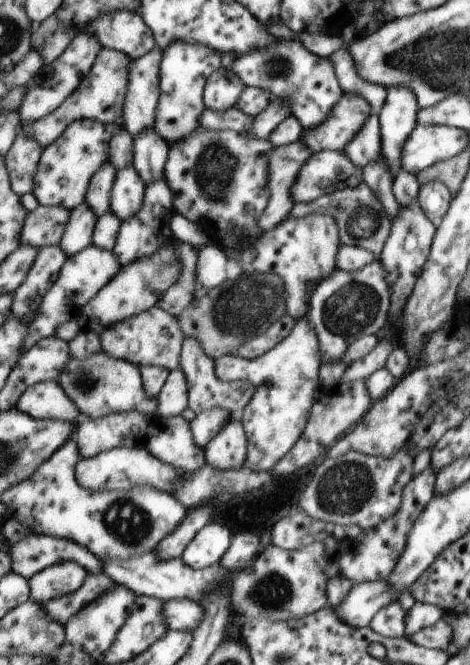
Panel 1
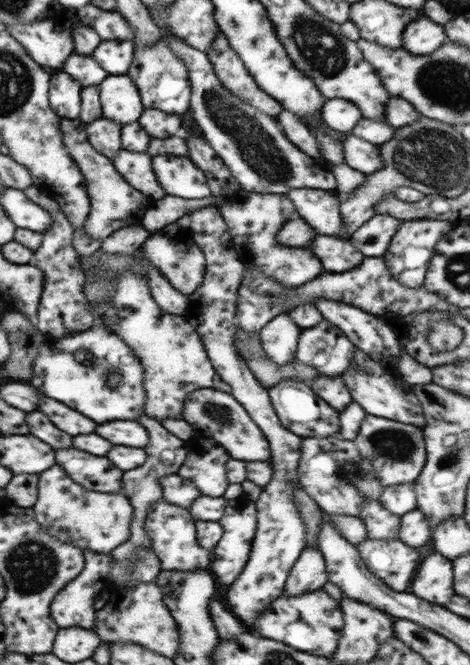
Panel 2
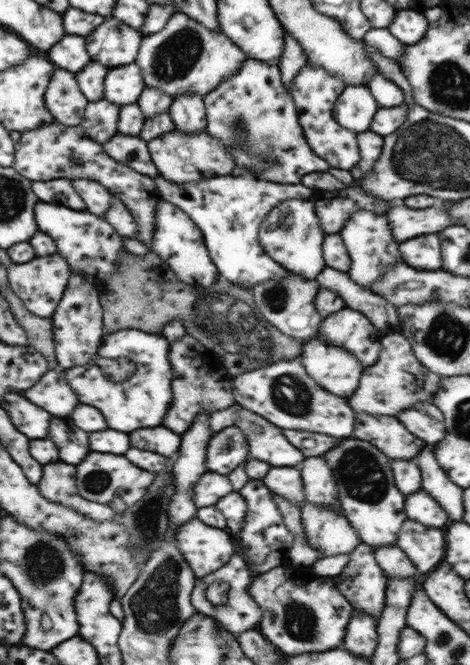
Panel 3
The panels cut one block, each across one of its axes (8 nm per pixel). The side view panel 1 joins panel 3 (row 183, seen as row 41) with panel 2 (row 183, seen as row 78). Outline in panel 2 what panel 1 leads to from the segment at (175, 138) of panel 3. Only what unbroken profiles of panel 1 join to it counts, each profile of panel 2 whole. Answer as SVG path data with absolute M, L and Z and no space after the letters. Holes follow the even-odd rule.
M157 155L152 157L152 168L168 195L188 200L211 196L205 172L188 157Z

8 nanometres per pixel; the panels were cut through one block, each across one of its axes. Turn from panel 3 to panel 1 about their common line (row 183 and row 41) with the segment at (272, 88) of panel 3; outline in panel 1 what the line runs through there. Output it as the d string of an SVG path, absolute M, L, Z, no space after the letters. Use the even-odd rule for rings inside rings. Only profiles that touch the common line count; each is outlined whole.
M296 36L292 40L278 40L268 48L250 50L238 56L233 60L231 70L245 87L268 90L273 100L282 100L282 104L290 108L290 115L298 118L304 130L322 124L343 95L330 57L320 57L308 51L303 44L296 42Z

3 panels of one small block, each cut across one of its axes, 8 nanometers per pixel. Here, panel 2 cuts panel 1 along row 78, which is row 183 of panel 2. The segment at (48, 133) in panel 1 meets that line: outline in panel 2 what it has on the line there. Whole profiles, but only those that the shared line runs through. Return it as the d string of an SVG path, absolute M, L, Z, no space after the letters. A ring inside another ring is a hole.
M80 118L62 119L59 127L62 130L62 143L66 146L66 151L70 153L70 157L85 178L91 205L90 214L83 225L85 231L92 238L103 240L121 228L141 225L141 220L148 209L147 198L124 180L108 156L98 153L98 150L89 144L84 130L85 123Z

